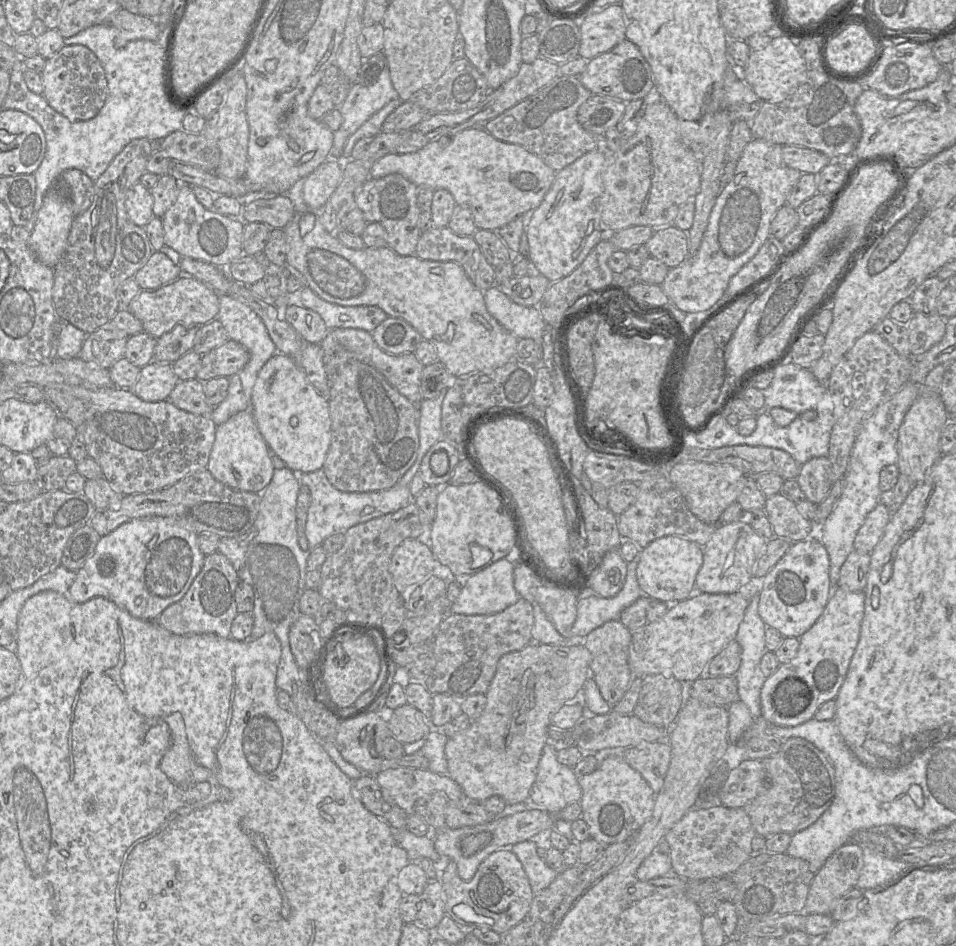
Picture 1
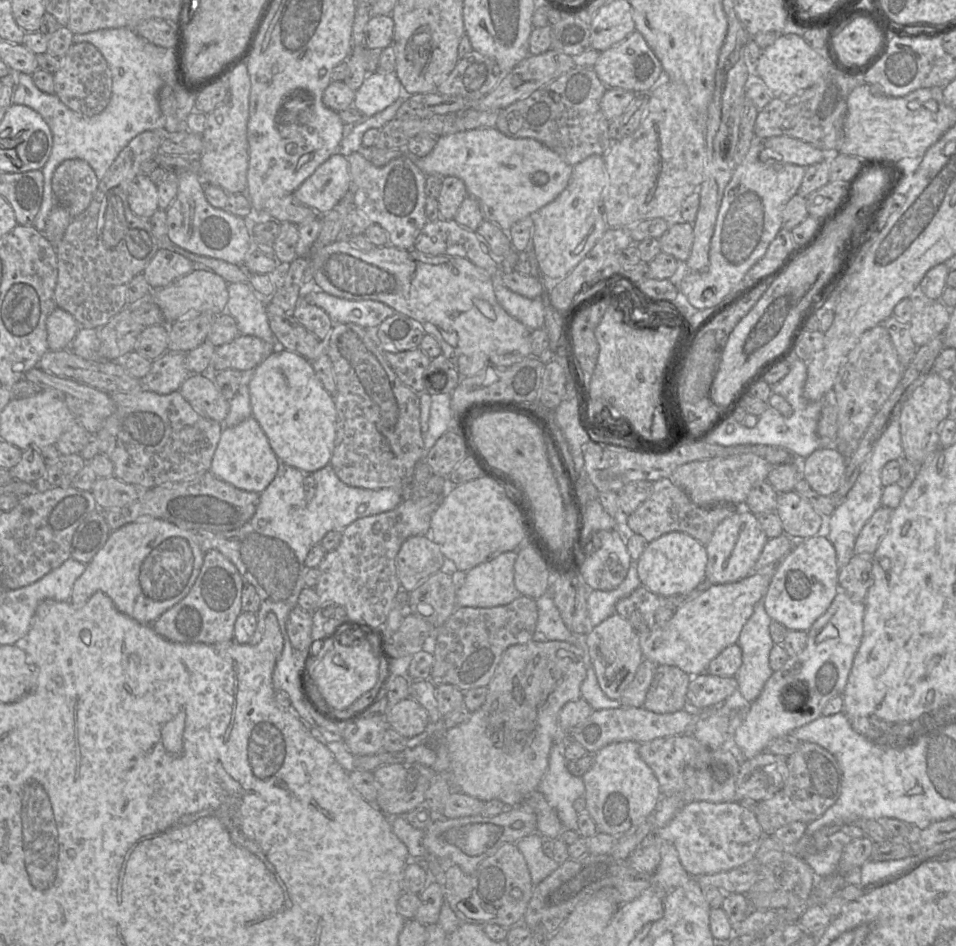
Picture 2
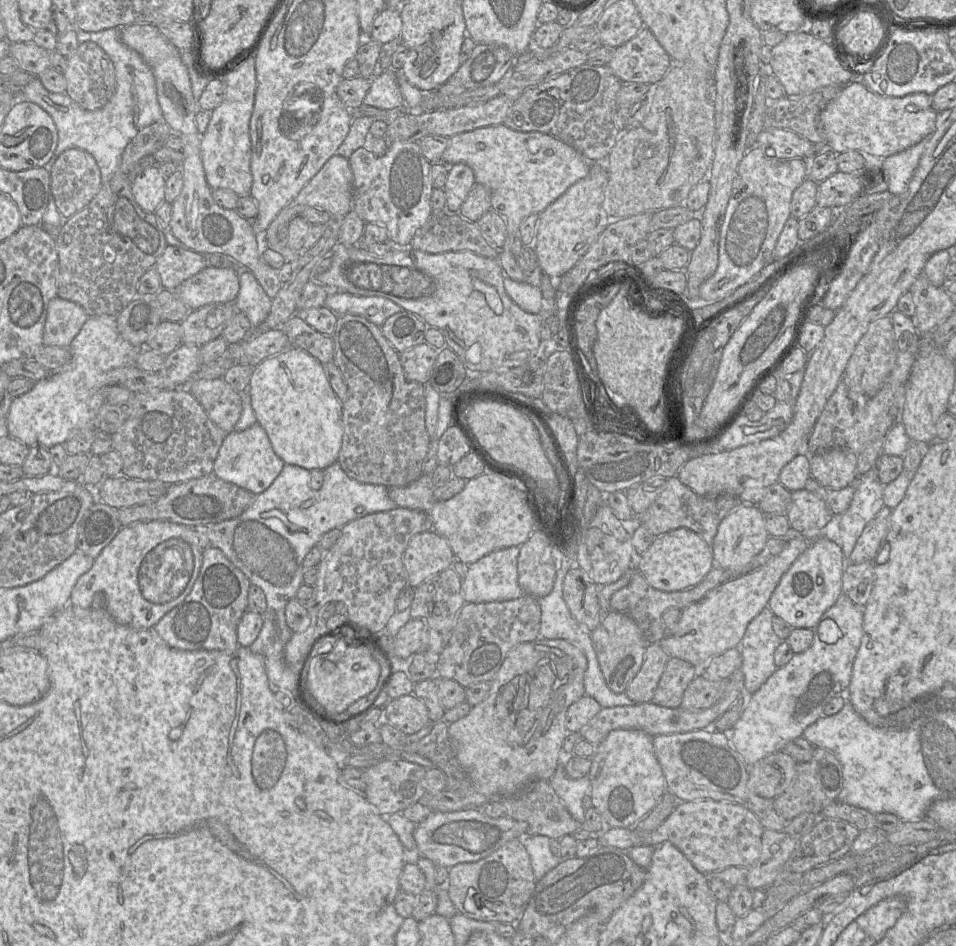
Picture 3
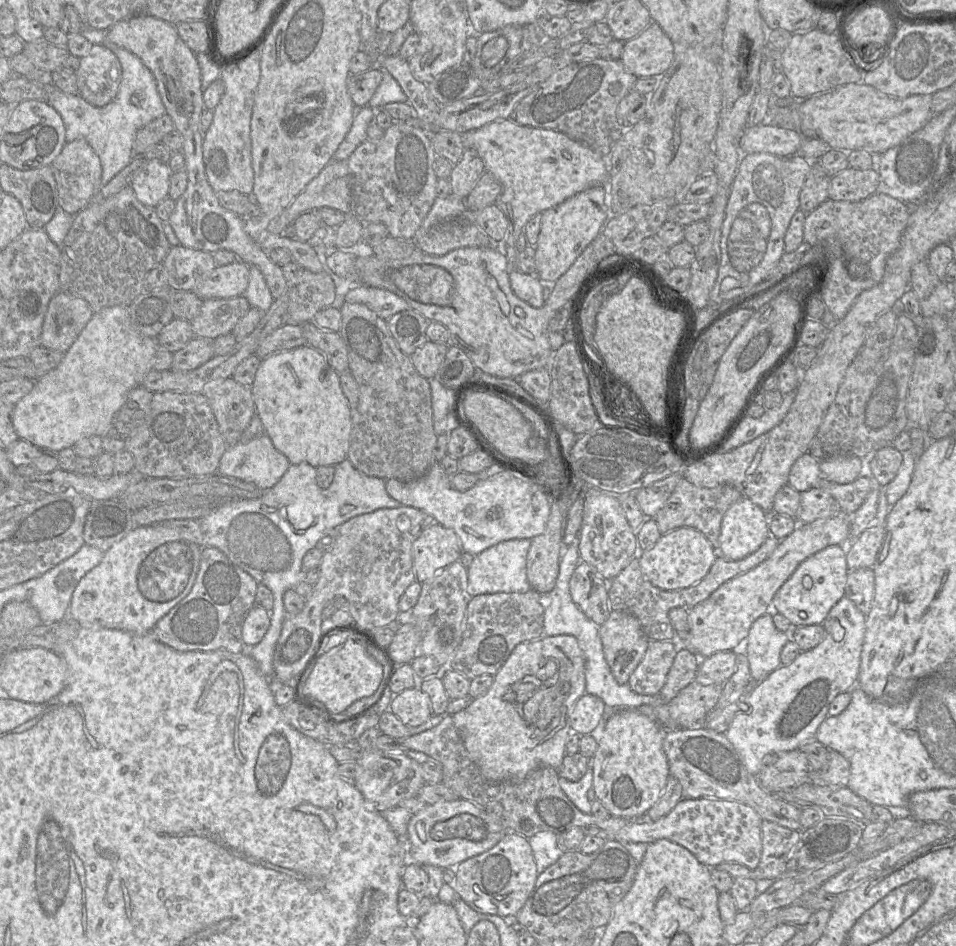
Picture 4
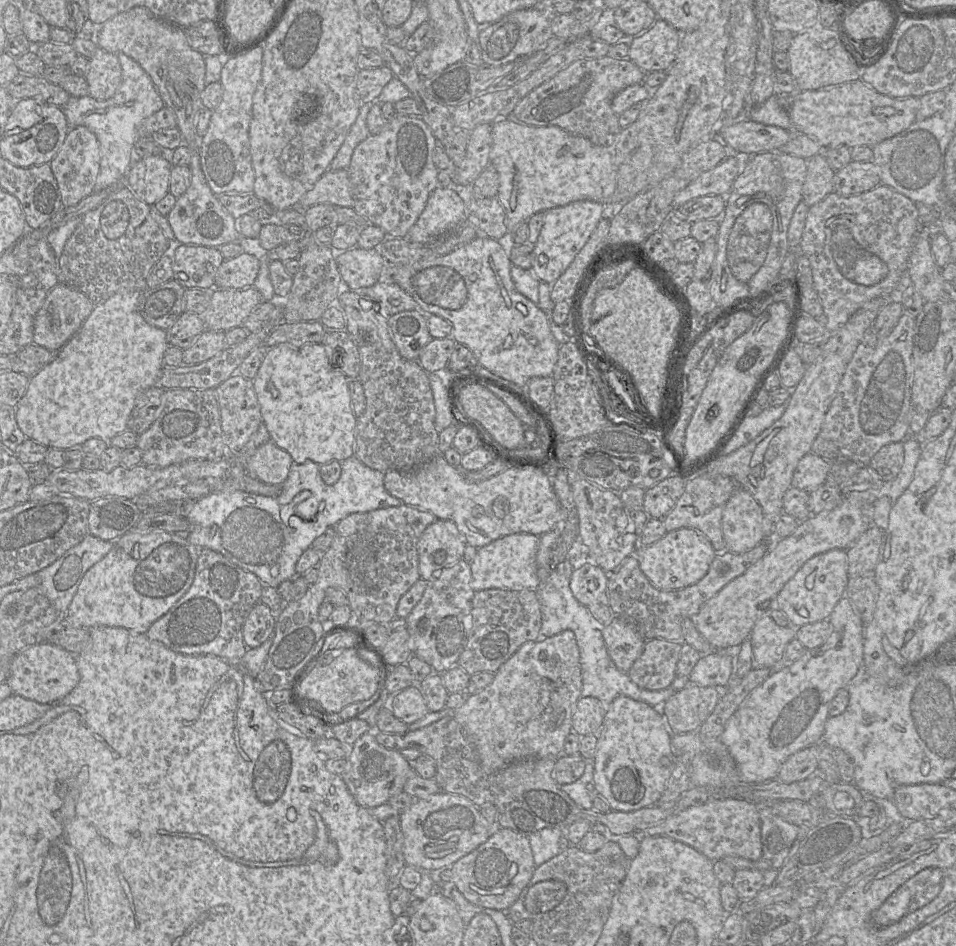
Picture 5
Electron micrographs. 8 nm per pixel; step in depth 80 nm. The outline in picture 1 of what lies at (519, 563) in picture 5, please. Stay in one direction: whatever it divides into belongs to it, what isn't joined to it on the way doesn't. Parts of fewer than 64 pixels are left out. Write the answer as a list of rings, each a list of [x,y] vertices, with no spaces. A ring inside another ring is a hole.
[[[499,559],[463,582],[458,598],[449,613],[490,615],[516,603],[519,596],[513,585],[514,564]]]

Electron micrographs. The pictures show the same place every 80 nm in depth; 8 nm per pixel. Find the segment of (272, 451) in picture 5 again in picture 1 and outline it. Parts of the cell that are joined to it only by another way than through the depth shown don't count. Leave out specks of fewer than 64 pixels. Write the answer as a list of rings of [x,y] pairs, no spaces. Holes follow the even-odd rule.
[[[250,410],[238,412],[217,426],[207,469],[215,479],[235,490],[261,494],[268,486],[275,467]]]

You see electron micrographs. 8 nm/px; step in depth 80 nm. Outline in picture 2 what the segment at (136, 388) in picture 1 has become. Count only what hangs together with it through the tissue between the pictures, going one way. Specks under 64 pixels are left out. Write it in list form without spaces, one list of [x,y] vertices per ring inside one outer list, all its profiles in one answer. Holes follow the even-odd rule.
[[[167,351],[152,362],[149,373],[140,379],[141,389],[161,395],[178,391],[190,375],[186,368],[186,353]]]

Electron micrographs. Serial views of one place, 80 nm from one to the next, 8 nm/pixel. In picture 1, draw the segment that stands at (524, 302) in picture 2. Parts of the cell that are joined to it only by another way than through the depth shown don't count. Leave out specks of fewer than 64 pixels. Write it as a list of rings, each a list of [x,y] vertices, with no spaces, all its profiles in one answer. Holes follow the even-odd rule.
[[[495,285],[484,292],[484,301],[490,315],[518,339],[531,338],[542,344],[545,322],[538,306],[516,304]]]

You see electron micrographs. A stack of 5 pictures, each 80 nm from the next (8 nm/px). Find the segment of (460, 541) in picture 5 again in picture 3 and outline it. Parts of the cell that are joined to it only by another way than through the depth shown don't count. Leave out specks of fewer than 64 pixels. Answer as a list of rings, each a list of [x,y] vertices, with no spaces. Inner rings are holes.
[[[434,530],[416,534],[403,555],[408,586],[415,589],[430,577],[452,567],[455,560],[445,537]]]

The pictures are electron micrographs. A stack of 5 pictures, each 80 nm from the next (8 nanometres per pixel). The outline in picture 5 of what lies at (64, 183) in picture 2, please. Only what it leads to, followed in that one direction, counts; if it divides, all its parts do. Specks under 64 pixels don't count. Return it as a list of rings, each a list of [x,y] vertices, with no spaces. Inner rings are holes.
[[[85,126],[71,128],[49,164],[60,191],[62,207],[76,205],[94,192],[100,171],[100,146],[96,135]]]

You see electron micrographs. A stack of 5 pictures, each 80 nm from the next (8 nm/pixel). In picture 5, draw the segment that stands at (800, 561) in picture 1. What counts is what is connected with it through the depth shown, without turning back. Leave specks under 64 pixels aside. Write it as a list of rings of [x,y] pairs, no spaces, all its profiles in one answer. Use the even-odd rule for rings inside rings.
[[[832,549],[828,552],[815,555],[807,560],[796,574],[783,586],[776,597],[775,607],[779,608],[788,616],[794,627],[801,627],[821,620],[828,620],[836,604],[845,596],[848,580],[846,550]],[[808,575],[813,575],[813,587],[811,589],[805,586],[805,578]]]

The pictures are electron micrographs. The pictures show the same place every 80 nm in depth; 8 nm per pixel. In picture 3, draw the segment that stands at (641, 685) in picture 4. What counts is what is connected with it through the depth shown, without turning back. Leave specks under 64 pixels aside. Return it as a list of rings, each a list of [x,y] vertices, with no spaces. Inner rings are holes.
[[[659,642],[648,643],[641,668],[624,691],[628,698],[635,704],[651,702],[669,659]]]

